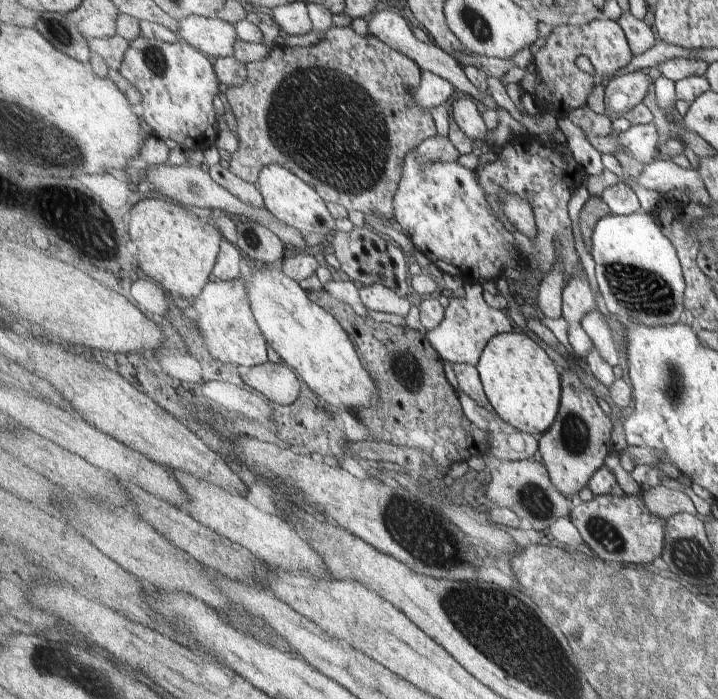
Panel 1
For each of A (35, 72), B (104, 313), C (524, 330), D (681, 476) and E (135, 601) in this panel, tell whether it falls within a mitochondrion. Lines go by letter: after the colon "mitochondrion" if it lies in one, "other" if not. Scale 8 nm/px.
A: other
B: other
C: other
D: other
E: other

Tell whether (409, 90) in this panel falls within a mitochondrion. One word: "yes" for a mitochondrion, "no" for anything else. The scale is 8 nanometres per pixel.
no

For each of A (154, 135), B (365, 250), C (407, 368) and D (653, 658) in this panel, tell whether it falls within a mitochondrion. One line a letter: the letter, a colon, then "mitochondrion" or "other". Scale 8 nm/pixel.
A: other
B: other
C: mitochondrion
D: mitochondrion

